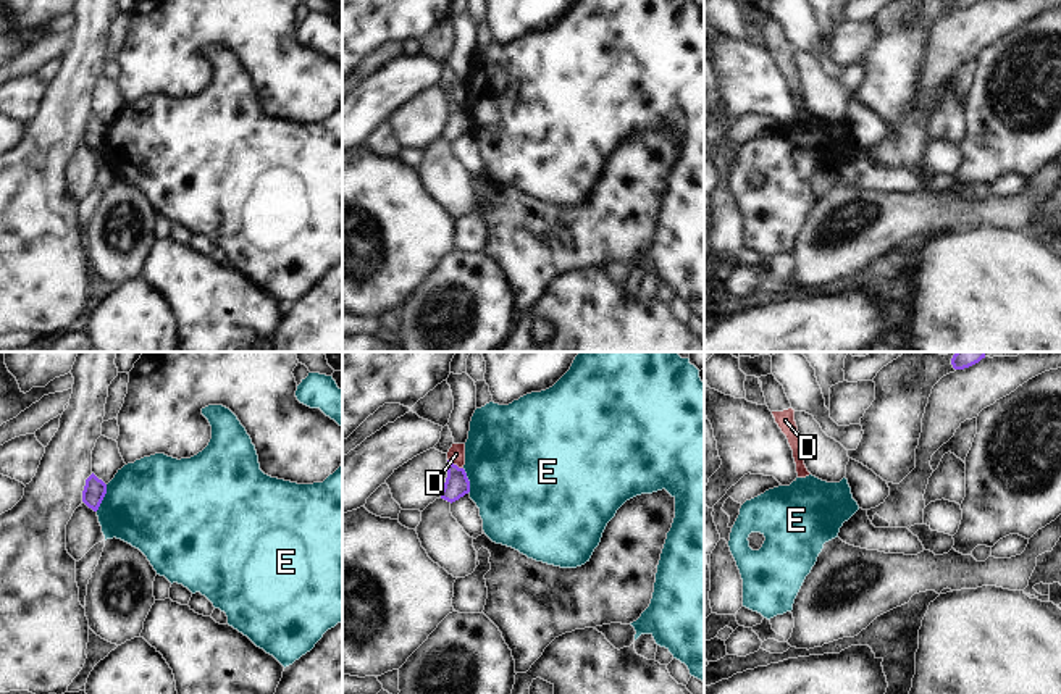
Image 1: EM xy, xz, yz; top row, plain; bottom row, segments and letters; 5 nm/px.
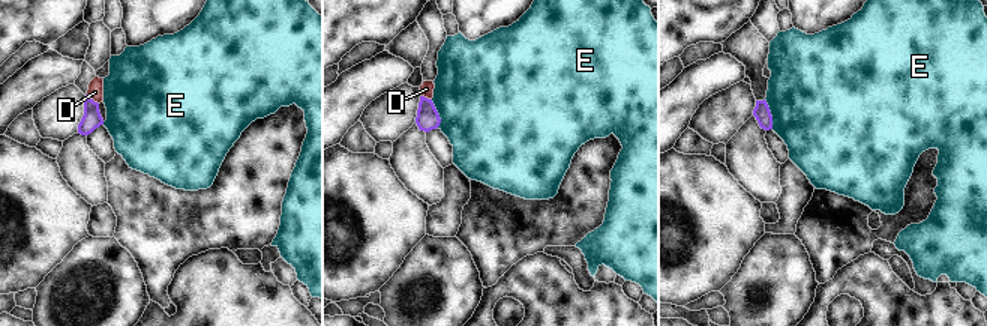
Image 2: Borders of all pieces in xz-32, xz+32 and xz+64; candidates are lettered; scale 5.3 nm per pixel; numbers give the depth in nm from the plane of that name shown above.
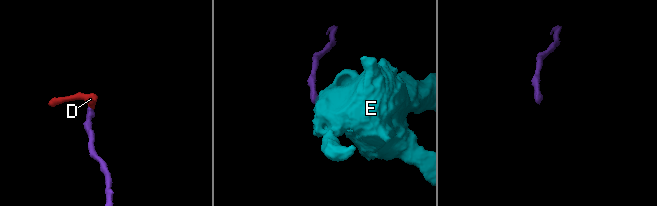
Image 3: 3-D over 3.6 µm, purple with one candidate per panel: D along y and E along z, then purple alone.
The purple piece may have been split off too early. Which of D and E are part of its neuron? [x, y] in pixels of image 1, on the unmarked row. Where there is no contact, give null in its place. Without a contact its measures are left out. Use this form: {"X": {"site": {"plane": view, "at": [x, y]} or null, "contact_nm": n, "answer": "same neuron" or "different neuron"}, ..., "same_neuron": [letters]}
{"D": {"site": {"plane": "xz", "at": [456, 104]}, "contact_nm": 90, "answer": "different neuron"}, "E": {"site": {"plane": "xy", "at": [104, 134]}, "contact_nm": 150, "answer": "different neuron"}, "same_neuron": []}

